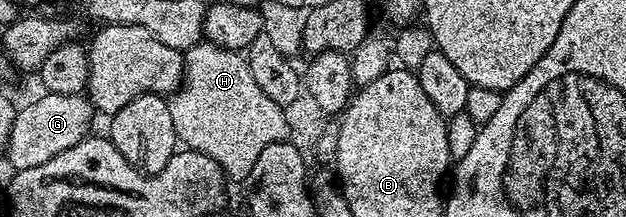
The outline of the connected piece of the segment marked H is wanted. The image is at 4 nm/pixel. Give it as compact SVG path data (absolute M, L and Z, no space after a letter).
M201 40L191 46L184 54L184 80L180 83L179 90L168 98L170 120L174 120L174 132L177 139L187 149L197 150L210 160L220 165L229 179L244 178L251 175L254 160L270 144L285 141L289 137L285 107L274 104L250 73L250 64L243 53L227 50L216 46L210 41Z

